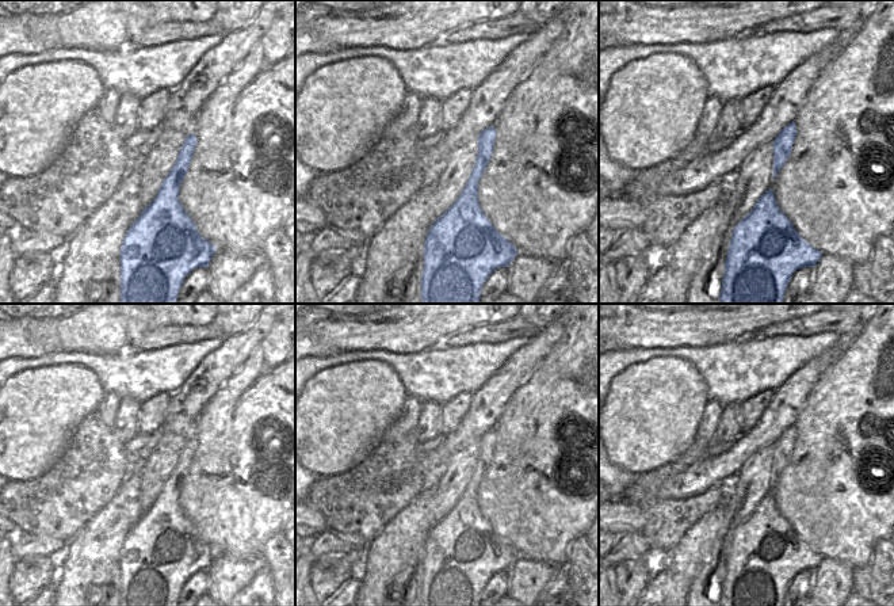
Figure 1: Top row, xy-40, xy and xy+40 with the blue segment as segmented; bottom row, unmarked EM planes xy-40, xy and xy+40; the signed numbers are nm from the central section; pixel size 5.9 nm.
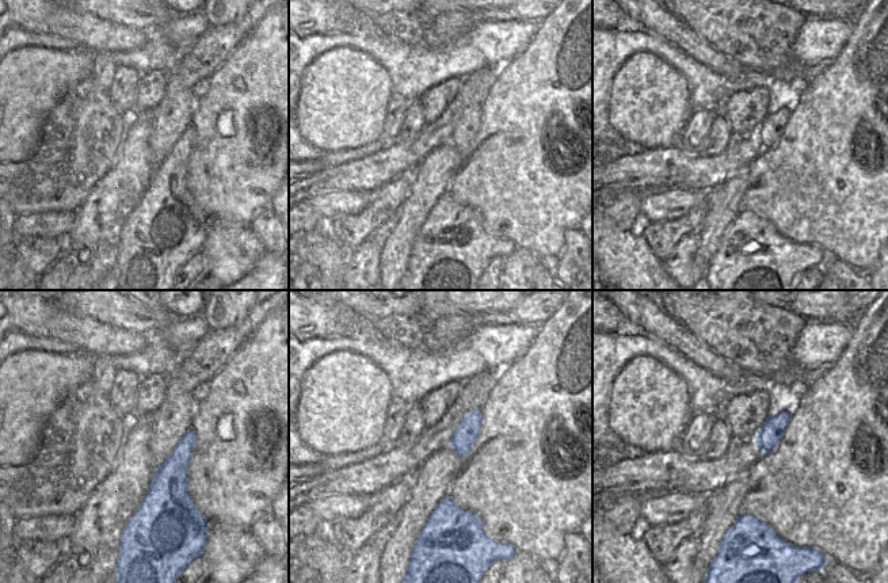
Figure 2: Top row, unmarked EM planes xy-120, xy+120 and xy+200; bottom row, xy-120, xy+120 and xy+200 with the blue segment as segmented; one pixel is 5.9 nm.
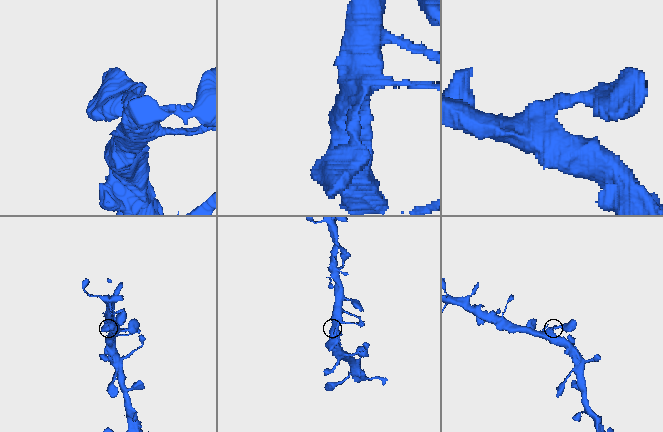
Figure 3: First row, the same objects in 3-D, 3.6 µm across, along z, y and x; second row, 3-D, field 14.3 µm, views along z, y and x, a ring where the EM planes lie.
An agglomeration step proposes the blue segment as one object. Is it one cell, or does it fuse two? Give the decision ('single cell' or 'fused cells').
single cell

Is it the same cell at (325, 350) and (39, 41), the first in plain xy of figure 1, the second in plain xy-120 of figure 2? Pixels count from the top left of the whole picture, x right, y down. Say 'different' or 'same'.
different

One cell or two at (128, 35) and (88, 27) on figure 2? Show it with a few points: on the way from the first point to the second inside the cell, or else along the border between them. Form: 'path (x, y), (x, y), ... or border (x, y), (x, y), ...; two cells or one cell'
path (118, 35), (98, 35); one cell

